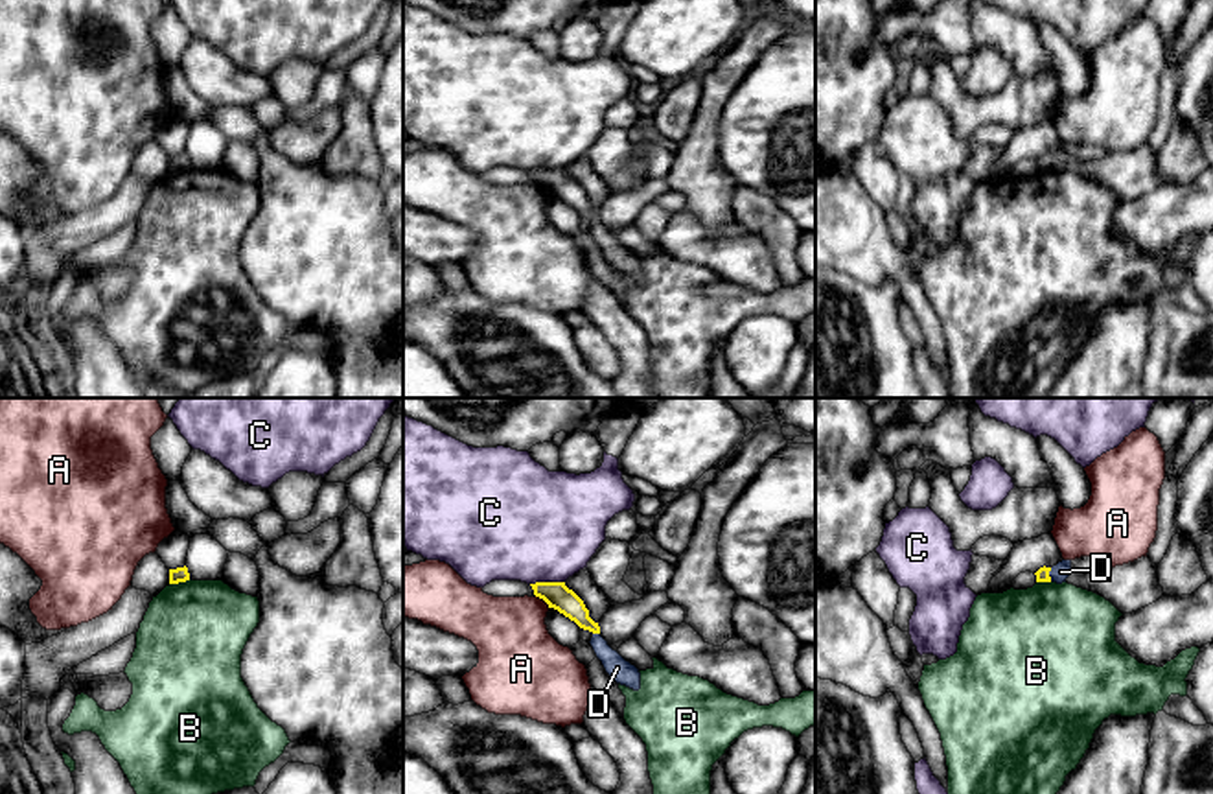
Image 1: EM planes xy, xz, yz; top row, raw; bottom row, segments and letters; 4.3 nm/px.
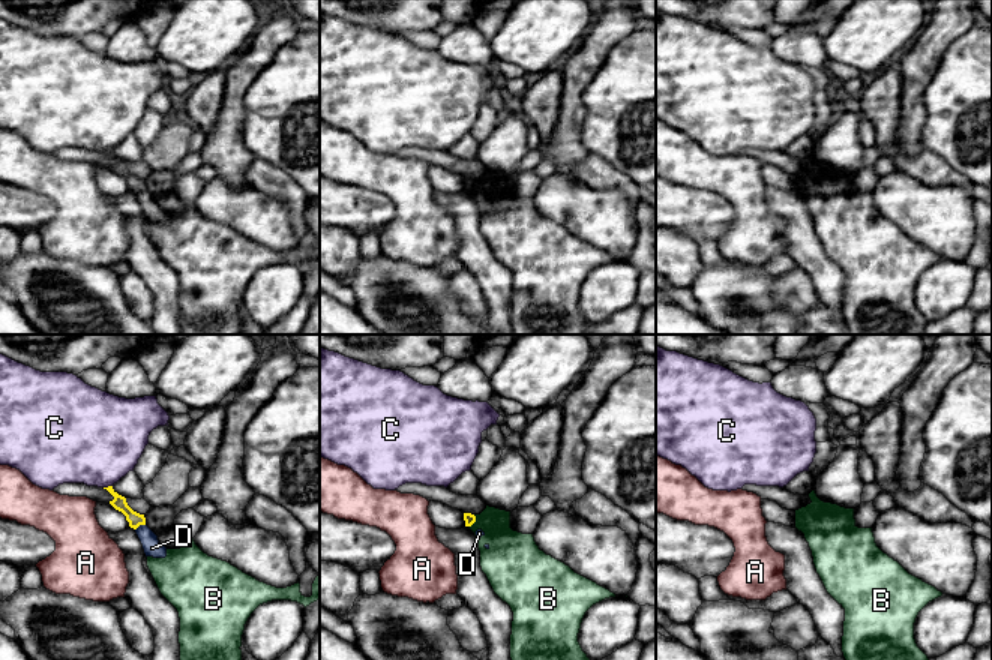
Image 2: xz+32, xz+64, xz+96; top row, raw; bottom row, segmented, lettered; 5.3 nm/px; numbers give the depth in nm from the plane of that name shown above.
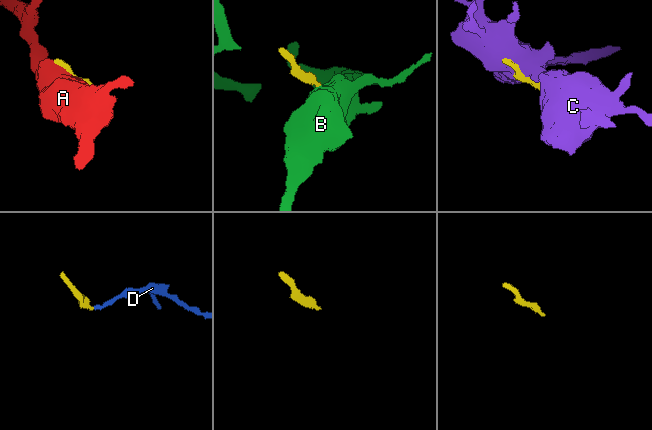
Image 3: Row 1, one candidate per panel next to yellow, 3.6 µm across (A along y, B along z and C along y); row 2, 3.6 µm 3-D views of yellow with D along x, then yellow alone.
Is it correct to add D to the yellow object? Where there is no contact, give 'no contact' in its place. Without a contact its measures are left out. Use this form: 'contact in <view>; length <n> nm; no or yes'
contact in yz; length 60 nm; yes

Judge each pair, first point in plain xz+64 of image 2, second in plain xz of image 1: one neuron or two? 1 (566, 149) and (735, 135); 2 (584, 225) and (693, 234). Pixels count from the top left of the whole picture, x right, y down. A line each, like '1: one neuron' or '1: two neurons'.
1: two neurons
2: one neuron

